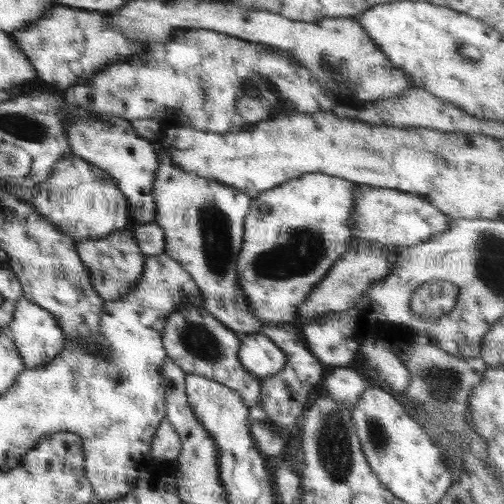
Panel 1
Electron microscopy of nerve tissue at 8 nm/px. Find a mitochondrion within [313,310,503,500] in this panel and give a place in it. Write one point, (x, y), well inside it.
(443, 384)

